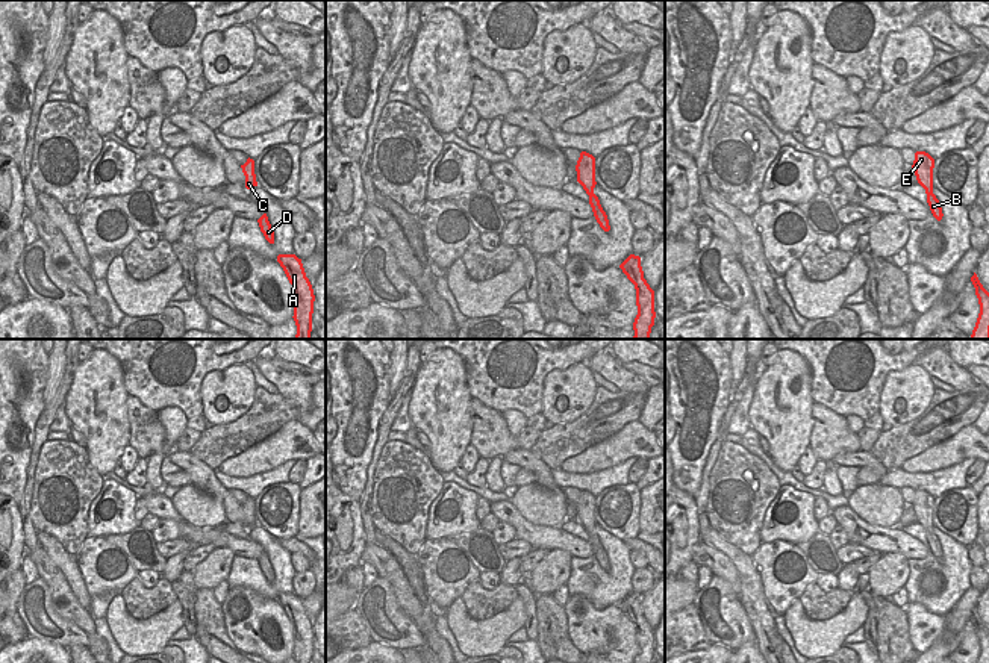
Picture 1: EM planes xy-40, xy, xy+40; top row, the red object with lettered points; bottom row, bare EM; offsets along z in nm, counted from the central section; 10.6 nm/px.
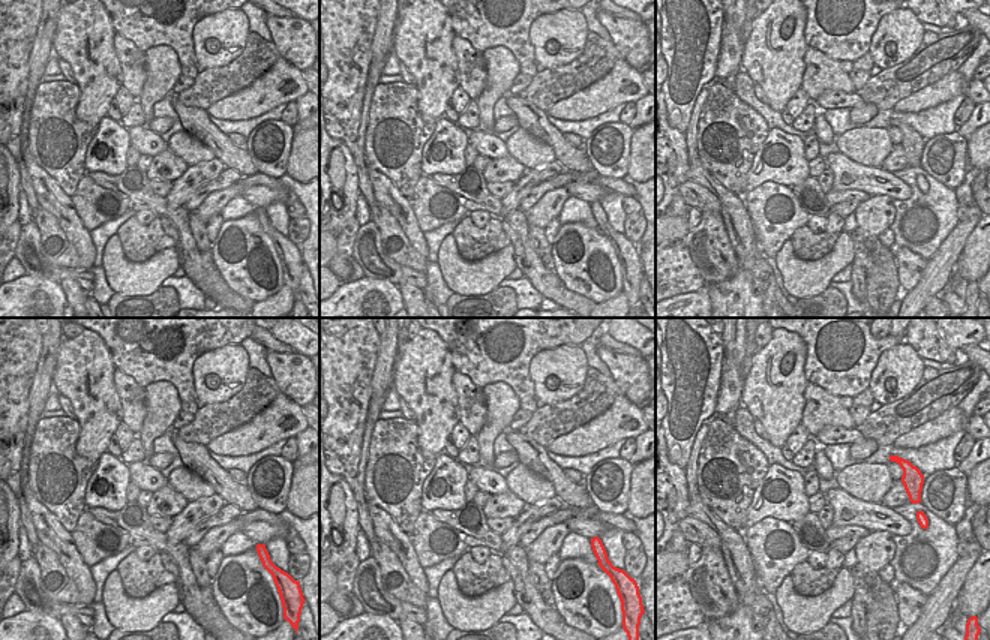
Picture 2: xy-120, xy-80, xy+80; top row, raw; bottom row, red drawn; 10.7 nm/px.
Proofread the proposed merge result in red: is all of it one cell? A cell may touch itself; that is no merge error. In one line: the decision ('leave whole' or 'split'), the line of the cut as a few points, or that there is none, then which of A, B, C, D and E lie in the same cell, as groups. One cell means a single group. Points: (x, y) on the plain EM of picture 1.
leave whole; cut none; groups A B C D E

